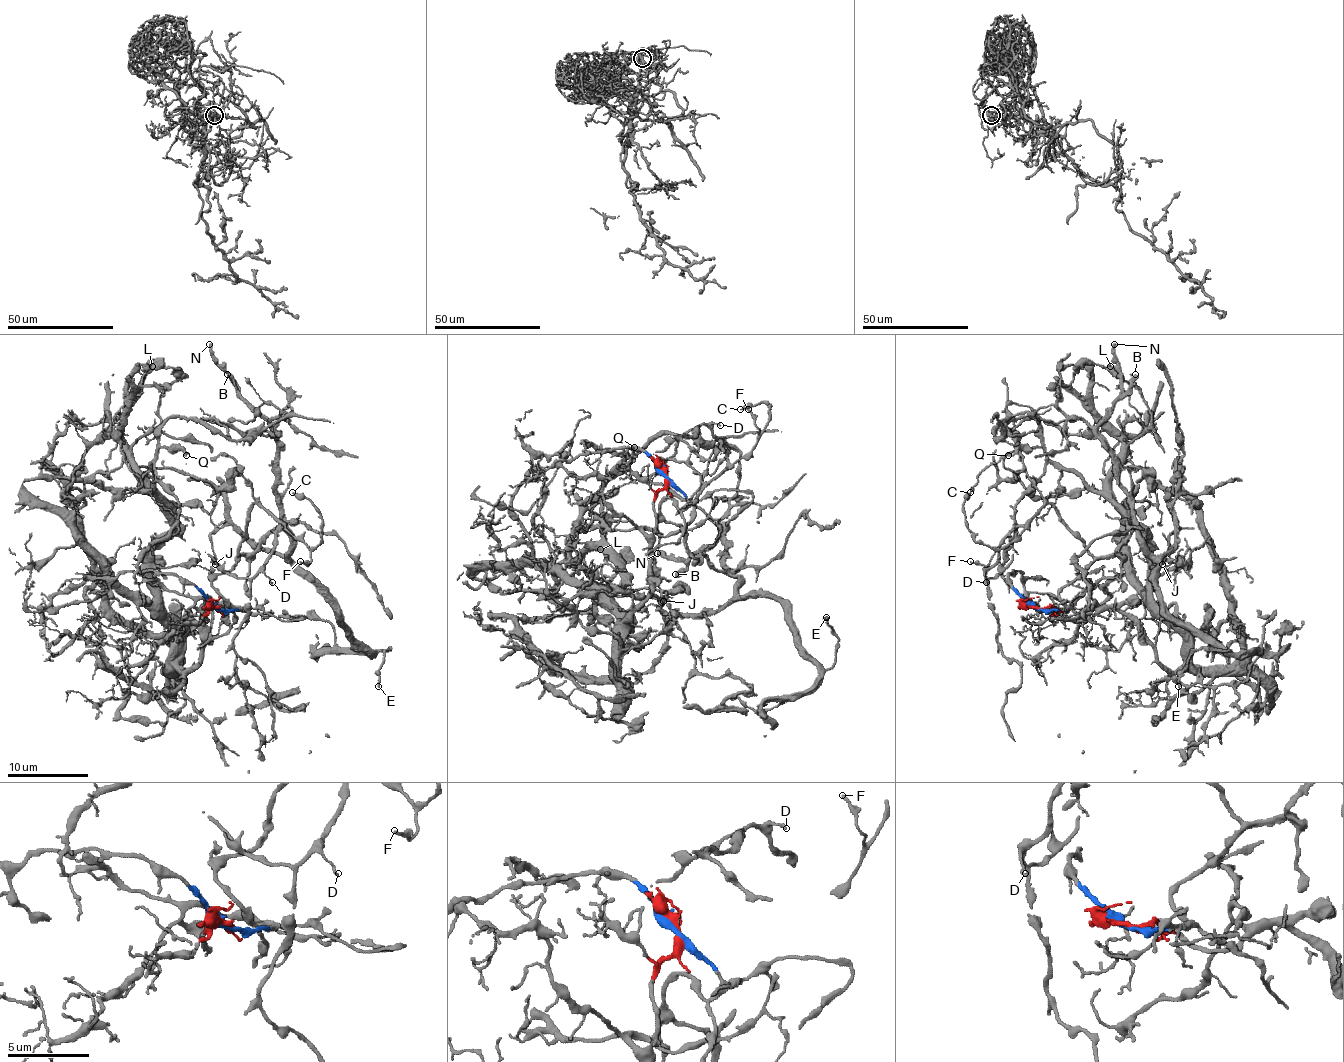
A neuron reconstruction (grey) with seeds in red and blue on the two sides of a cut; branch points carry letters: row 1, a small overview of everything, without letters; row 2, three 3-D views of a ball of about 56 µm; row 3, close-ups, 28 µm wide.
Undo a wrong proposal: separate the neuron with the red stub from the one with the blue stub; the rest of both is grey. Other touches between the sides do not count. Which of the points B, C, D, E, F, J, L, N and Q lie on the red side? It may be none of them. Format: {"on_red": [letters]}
{"on_red": ["L", "Q"]}

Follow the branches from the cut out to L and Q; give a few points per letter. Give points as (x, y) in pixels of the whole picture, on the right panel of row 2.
L: (1034, 607), (1121, 609), (1155, 660), (1186, 658), (1145, 530), (1111, 493), (1121, 437), (1070, 384), (1111, 365)
Q: (1034, 607), (1121, 609), (1155, 660), (1186, 658), (1151, 597), (1147, 540), (1040, 447), (1007, 455)

